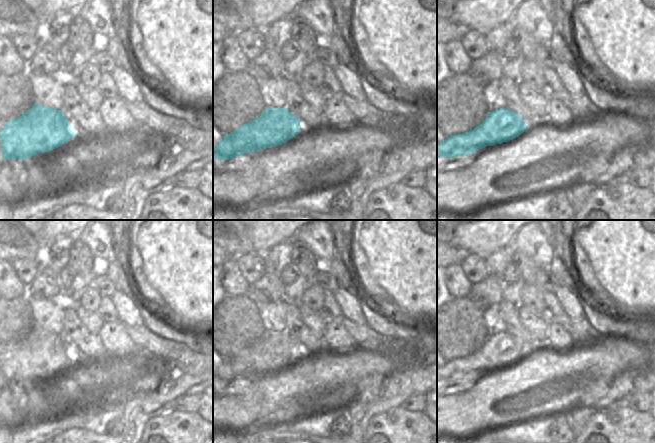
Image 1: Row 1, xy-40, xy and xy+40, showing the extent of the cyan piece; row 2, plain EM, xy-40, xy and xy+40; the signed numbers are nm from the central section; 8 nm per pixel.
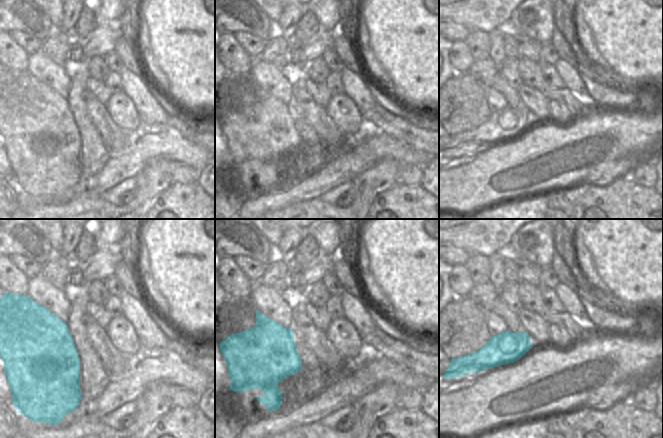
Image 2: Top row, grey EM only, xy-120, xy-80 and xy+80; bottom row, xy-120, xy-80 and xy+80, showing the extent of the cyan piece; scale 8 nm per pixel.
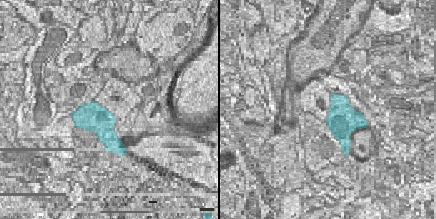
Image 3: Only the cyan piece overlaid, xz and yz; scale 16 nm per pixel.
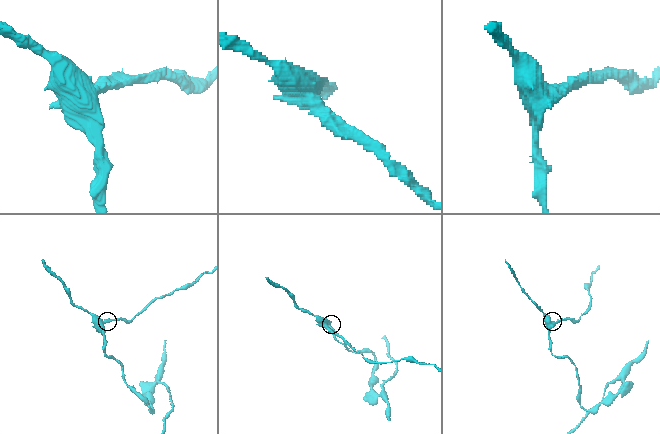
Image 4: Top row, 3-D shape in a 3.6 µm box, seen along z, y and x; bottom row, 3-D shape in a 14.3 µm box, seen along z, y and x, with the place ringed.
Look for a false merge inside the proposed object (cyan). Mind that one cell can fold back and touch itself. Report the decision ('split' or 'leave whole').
split

